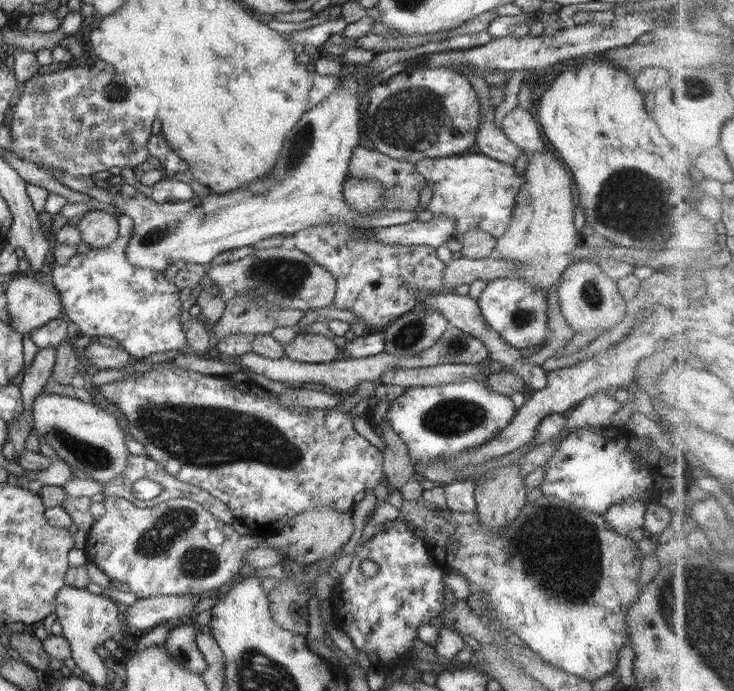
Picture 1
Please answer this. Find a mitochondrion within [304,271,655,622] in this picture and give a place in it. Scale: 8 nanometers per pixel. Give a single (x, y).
(562, 555)

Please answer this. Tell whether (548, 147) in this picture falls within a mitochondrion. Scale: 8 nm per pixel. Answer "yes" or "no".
no

